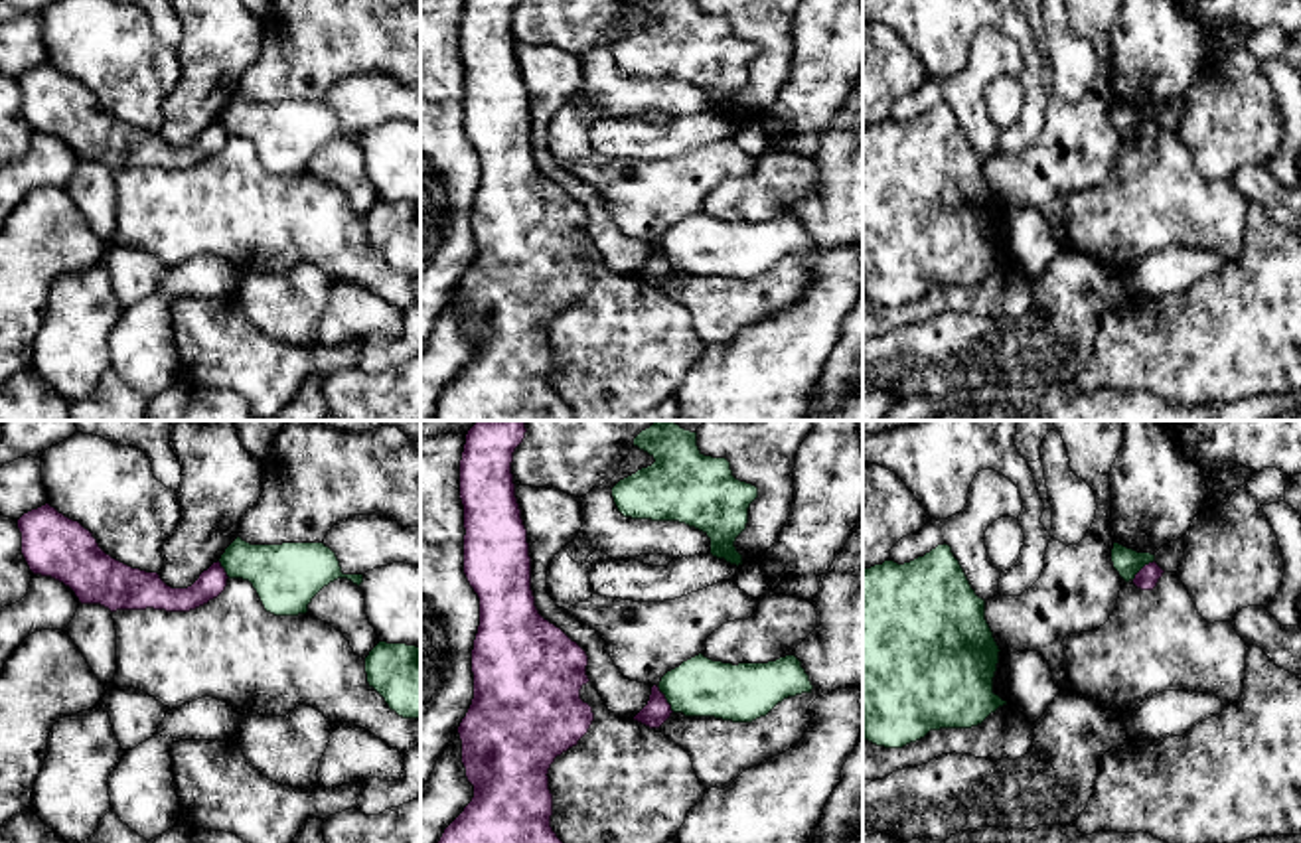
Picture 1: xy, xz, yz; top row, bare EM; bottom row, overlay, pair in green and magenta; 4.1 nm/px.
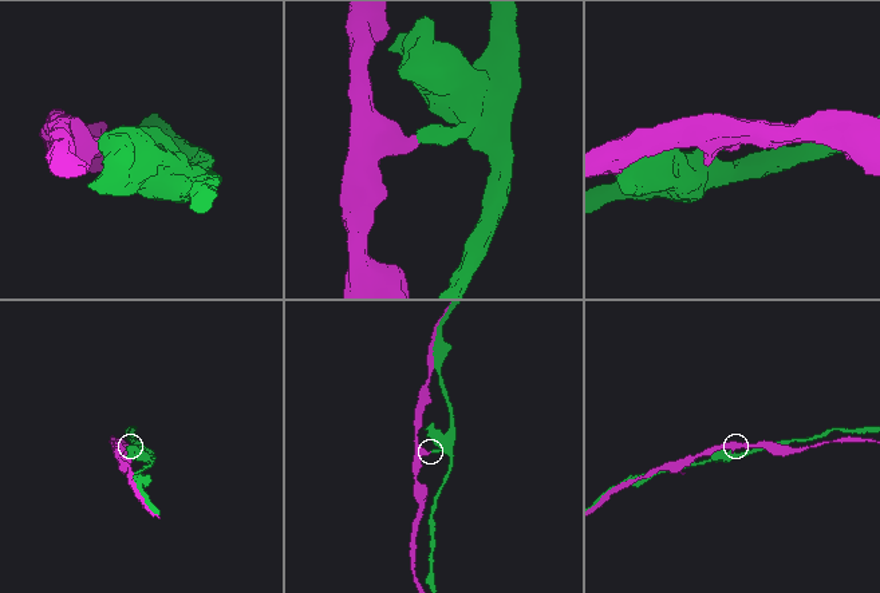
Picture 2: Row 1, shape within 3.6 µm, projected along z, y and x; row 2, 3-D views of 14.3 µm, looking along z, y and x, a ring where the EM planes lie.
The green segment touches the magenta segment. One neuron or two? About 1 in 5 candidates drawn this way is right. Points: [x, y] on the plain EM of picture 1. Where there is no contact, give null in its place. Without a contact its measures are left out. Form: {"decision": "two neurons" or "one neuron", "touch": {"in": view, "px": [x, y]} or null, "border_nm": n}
{"decision": "two neurons", "touch": {"in": "xz", "px": [666, 255]}, "border_nm": 130}

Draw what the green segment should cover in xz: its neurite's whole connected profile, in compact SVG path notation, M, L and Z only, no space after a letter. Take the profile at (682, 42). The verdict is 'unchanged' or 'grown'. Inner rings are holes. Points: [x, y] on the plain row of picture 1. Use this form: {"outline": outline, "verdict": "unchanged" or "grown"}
{"outline": "M634 0L655 20L620 38L612 45L618 69L632 77L679 79L703 89L711 97L711 113L730 122L742 122L734 99L746 87L748 65L758 45L732 34L727 16L705 14L697 0Z", "verdict": "unchanged"}

